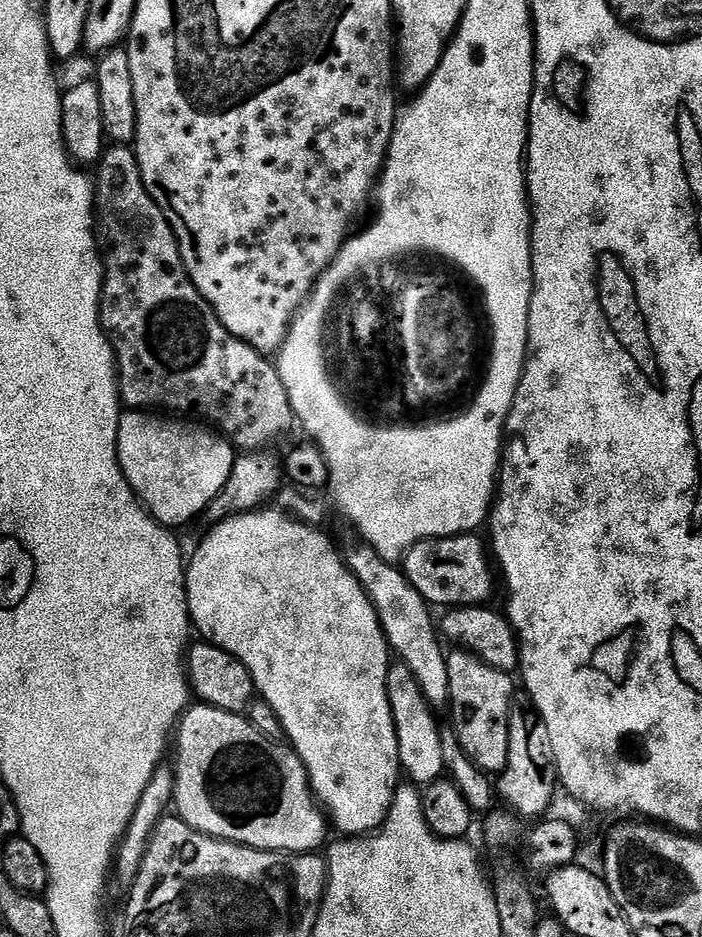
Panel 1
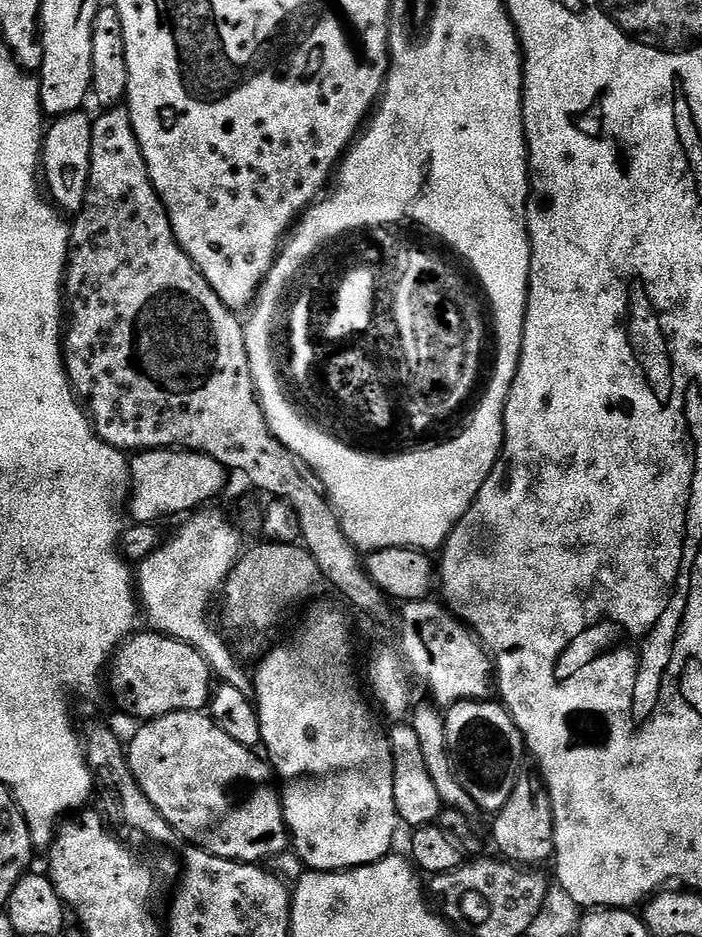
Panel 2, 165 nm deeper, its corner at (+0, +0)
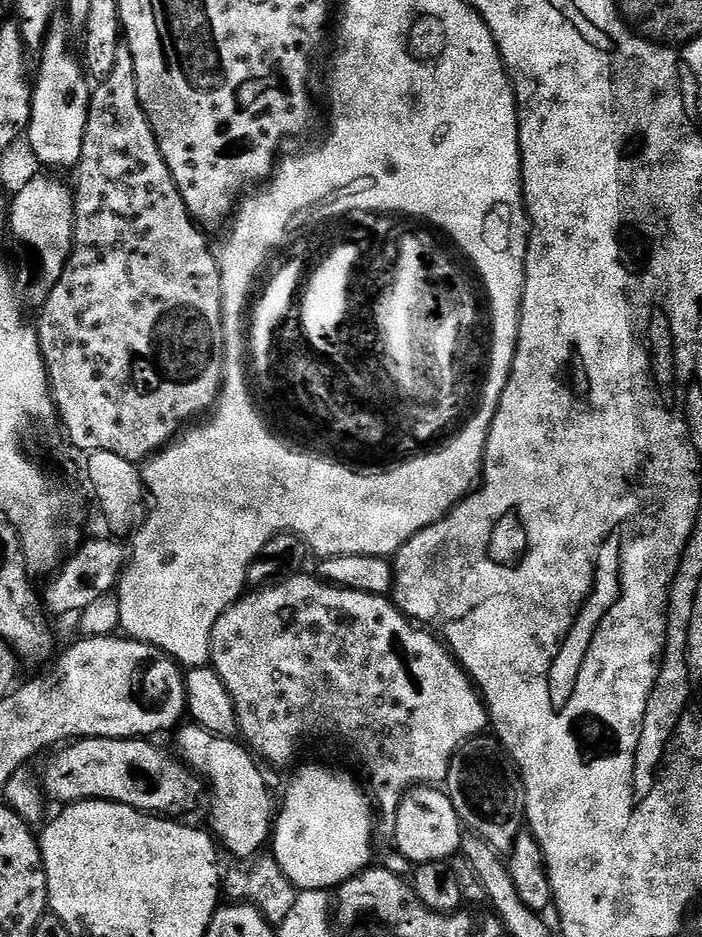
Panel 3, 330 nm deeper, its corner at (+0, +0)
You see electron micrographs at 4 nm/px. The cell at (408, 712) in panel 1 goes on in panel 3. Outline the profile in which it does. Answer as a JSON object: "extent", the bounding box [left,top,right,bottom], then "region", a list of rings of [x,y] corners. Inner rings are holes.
{"extent":[394,786,462,865],"region":[[[436,786],[409,788],[400,798],[394,835],[395,851],[408,859],[409,865],[451,861],[460,851],[462,825],[447,791]]]}

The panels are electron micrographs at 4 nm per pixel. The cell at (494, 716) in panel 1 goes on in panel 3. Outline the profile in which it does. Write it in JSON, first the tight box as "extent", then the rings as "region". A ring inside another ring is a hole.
{"extent":[446,734,526,854],"region":[[[481,734],[470,738],[463,744],[460,751],[453,756],[446,781],[446,791],[454,810],[458,814],[461,825],[467,831],[478,834],[501,854],[512,851],[512,846],[520,836],[526,824],[524,815],[524,783],[512,759],[507,754],[502,754],[500,741],[492,734]]]}

